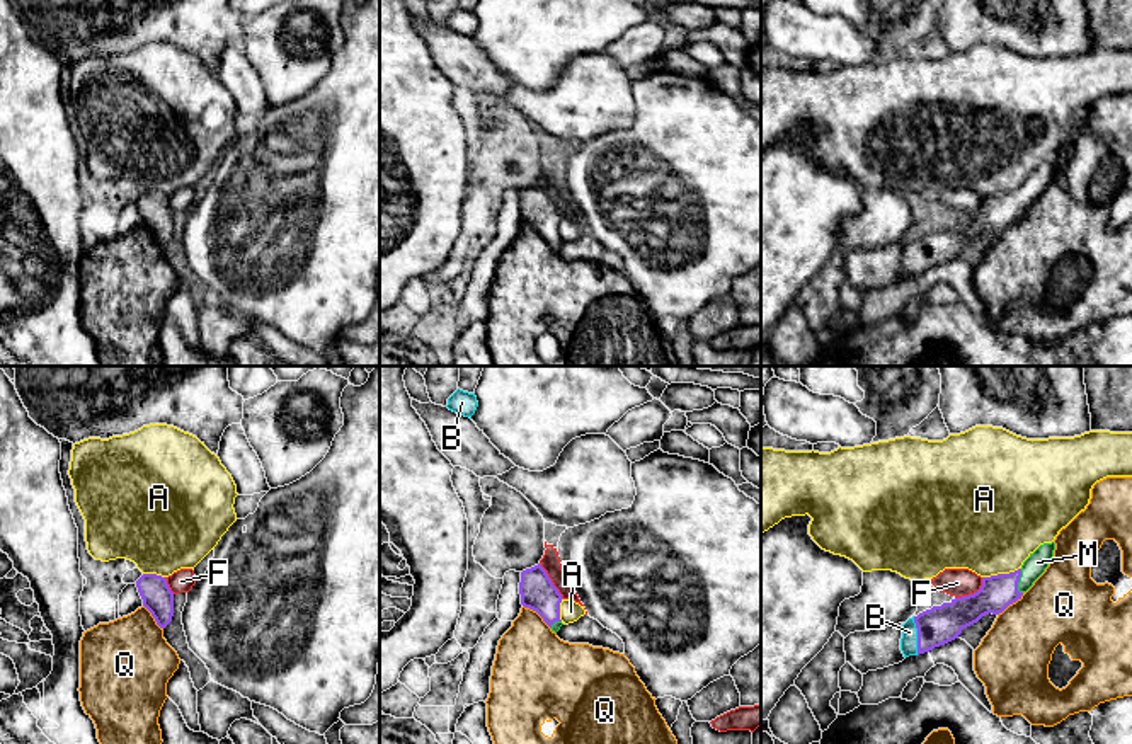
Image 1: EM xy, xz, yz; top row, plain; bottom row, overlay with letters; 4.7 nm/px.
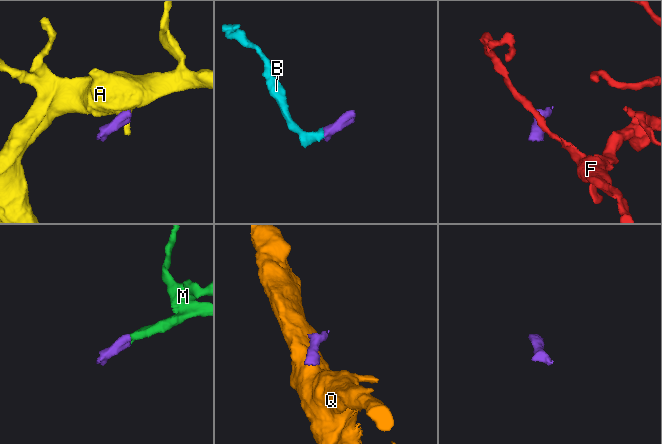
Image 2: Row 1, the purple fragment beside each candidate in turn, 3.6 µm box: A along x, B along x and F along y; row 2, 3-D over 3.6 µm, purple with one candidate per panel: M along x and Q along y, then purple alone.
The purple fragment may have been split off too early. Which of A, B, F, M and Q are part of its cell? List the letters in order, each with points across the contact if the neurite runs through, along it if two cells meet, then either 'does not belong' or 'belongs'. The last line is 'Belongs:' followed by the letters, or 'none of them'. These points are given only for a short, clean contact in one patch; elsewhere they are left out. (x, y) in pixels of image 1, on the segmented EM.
A: border yz (1020, 567), (983, 578); does not belong
B: belongs
F: border xz (540, 562), (564, 598); does not belong
M: way yz (996, 593), (1018, 581), (1037, 562); belongs
Q: border xz (523, 605), (531, 608), (550, 629); does not belong
Belongs: B, M

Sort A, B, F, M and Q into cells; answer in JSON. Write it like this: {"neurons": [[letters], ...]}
{"neurons": [["A"], ["B", "M"], ["F"], ["Q"]]}

